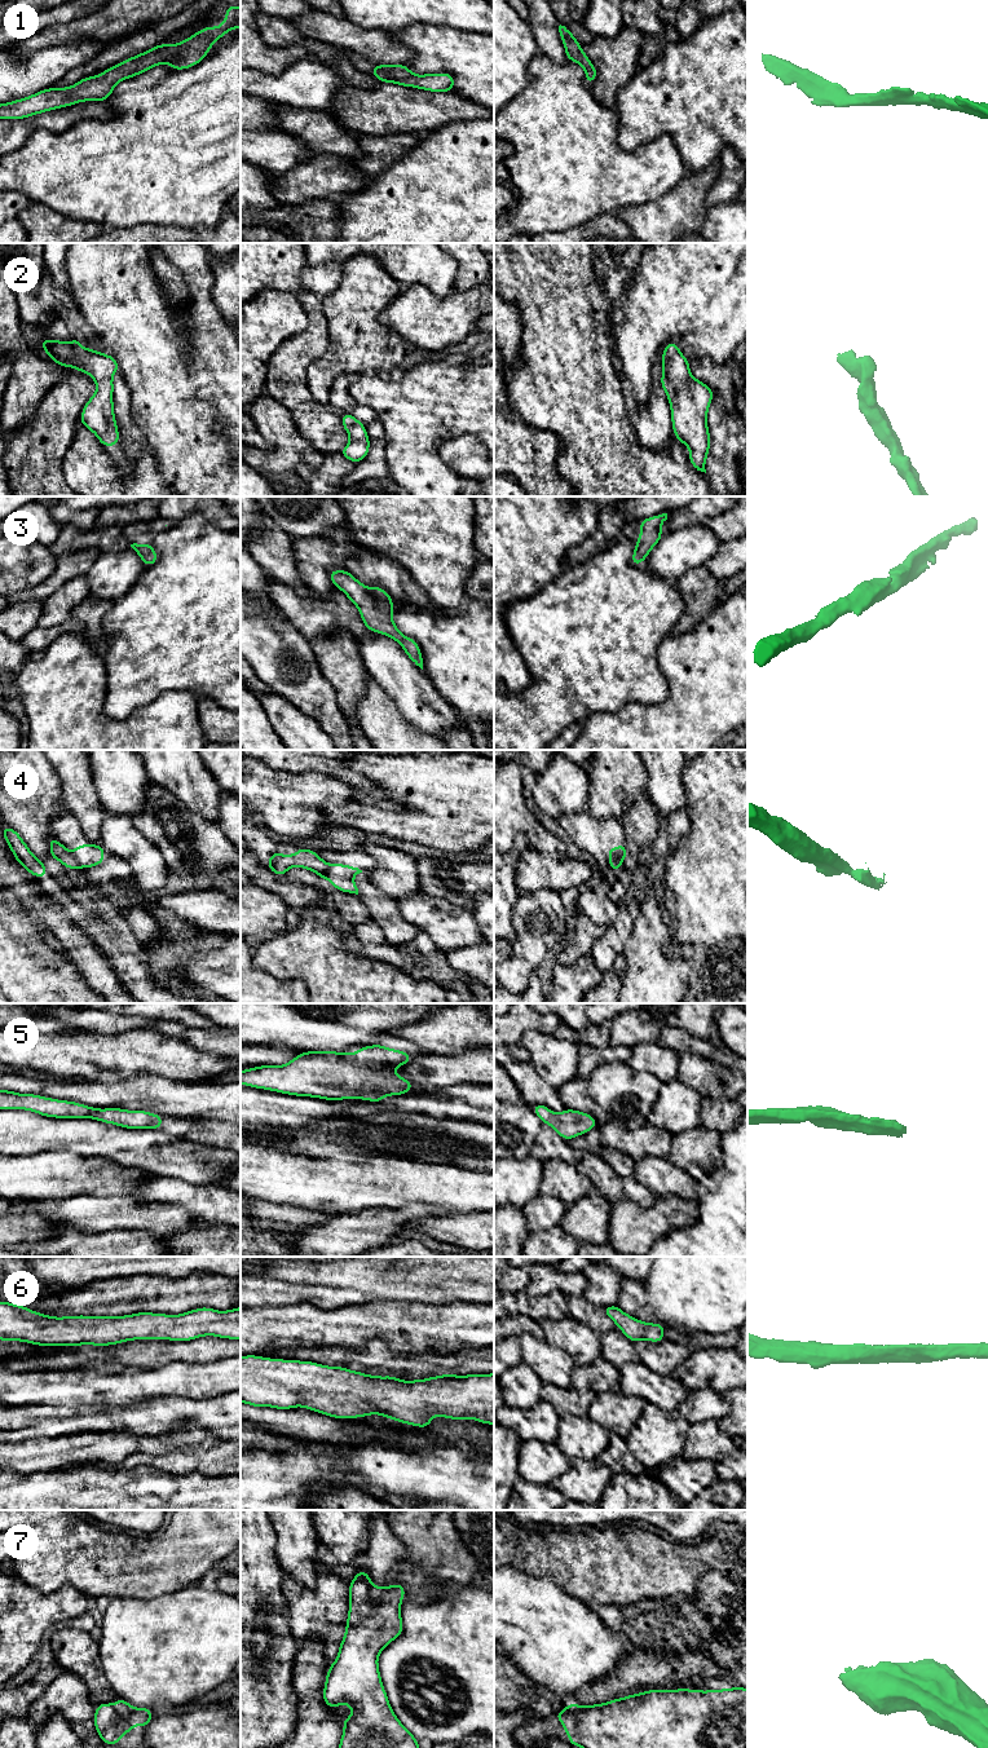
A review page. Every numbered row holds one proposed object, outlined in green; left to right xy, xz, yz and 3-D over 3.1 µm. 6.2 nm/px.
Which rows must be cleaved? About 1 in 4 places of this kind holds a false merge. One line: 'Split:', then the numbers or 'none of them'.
Split: 4, 7

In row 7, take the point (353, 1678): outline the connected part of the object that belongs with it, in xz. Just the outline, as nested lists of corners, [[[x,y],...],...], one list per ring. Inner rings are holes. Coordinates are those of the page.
[[[365,1570],[357,1572],[349,1584],[345,1636],[336,1660],[328,1668],[323,1700],[330,1708],[347,1703],[353,1709],[352,1716],[343,1720],[344,1731],[339,1748],[419,1748],[418,1740],[392,1711],[378,1667],[379,1654],[403,1630],[401,1602],[406,1588],[401,1584],[388,1585],[384,1598],[374,1601],[370,1597],[370,1584]]]

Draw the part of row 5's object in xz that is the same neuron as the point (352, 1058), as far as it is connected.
[[[383,1045],[363,1046],[358,1052],[305,1051],[285,1065],[261,1065],[241,1072],[241,1083],[256,1089],[325,1100],[363,1099],[381,1102],[388,1095],[407,1094],[414,1083],[393,1073],[413,1060],[402,1050]]]

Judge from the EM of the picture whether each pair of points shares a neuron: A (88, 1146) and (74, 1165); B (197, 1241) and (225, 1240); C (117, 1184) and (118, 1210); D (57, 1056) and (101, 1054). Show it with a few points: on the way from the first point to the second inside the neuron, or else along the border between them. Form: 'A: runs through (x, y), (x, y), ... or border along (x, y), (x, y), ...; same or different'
A: border along (52, 1151), (97, 1155), (111, 1161); different
B: runs through (203, 1241), (219, 1241); same
C: border along (87, 1193), (97, 1196), (131, 1195); different
D: runs through (67, 1055), (91, 1055); same

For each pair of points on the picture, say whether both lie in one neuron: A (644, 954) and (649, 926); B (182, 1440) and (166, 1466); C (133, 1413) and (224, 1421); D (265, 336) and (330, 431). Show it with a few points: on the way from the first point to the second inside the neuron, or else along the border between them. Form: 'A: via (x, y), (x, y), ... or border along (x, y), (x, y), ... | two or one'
A: via (647, 948), (649, 932) | one
B: border along (179, 1451), (146, 1455) | two
C: via (155, 1413), (202, 1413) | one
D: border along (300, 332), (290, 336), (270, 358), (264, 379) | two

